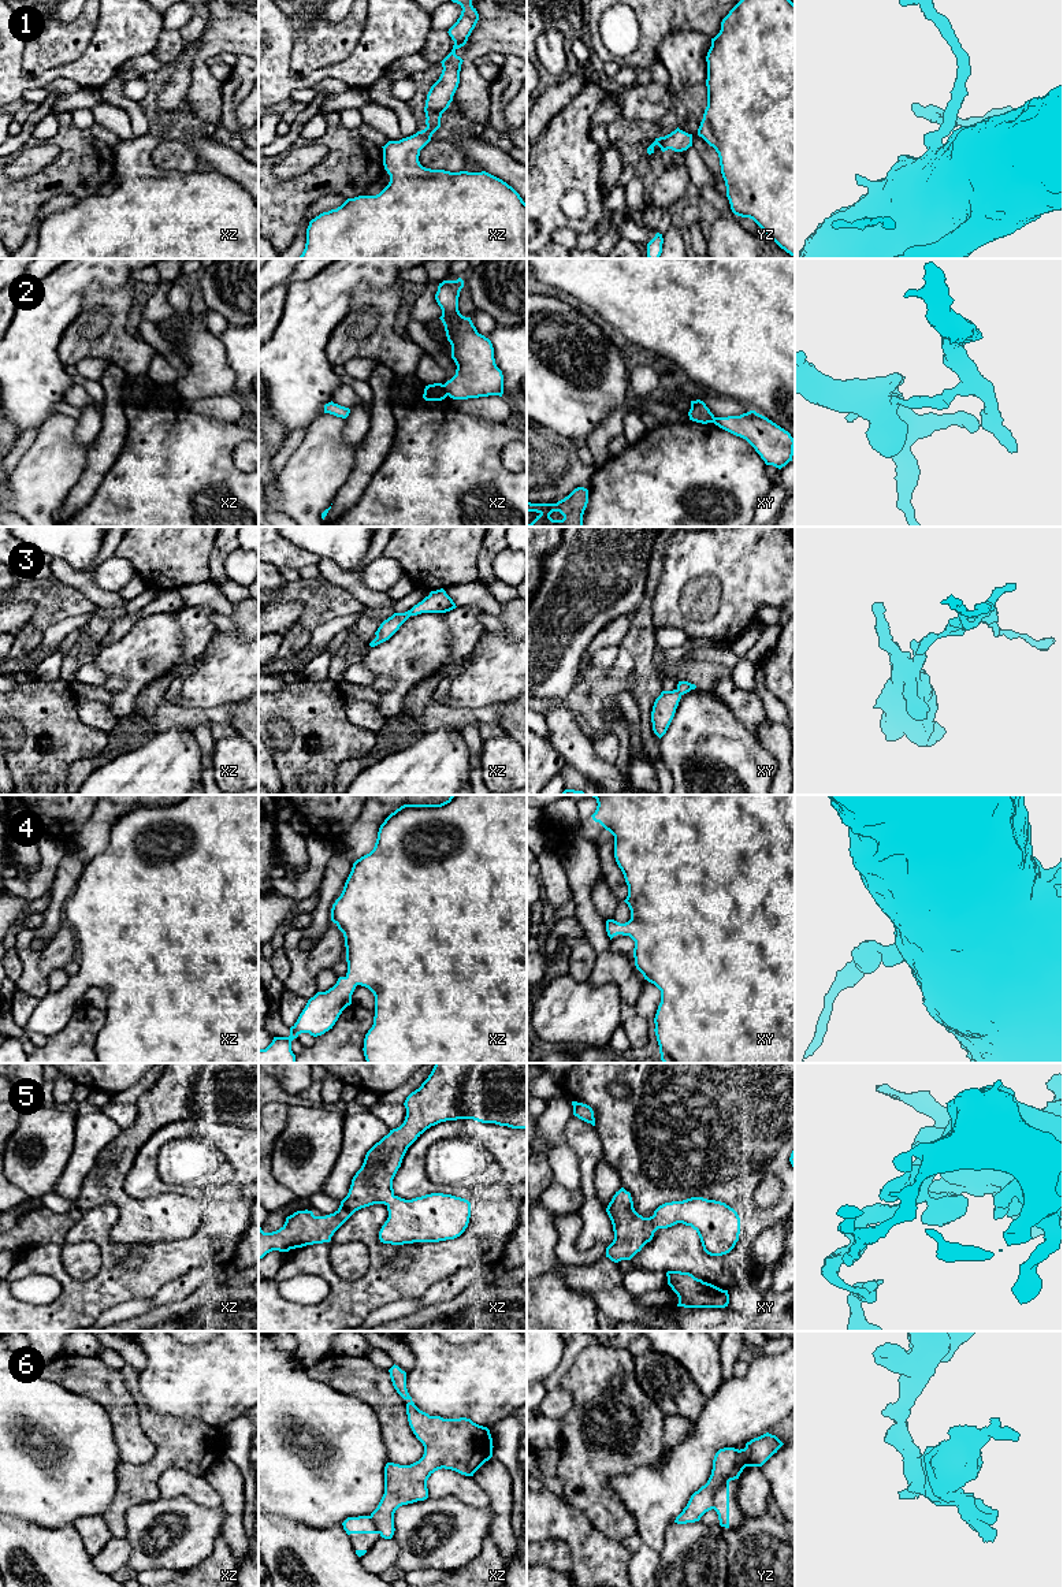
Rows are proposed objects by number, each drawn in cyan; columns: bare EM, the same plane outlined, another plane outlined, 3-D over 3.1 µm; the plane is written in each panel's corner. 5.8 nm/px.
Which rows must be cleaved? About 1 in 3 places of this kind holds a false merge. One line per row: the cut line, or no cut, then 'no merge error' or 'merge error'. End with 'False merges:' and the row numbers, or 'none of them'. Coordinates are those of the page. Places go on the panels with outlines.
1: cut none; no merge error
2: cut xz (442, 385), (448, 394); merge error
3: cut none; no merge error
4: cut none; no merge error
5: cut none; no merge error
6: cut yz (739, 1450), (729, 1475), (716, 1491), (713, 1508); merge error
False merges: 2, 6

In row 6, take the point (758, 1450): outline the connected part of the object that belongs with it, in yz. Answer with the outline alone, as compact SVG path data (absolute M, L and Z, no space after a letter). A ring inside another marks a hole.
M766 1432L751 1439L744 1449L739 1450L729 1476L716 1491L714 1510L721 1527L729 1528L729 1482L739 1479L746 1467L762 1467L783 1445L776 1435Z

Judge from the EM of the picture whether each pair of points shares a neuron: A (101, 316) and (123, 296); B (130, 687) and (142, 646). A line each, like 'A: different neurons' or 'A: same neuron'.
A: different neurons
B: same neuron

